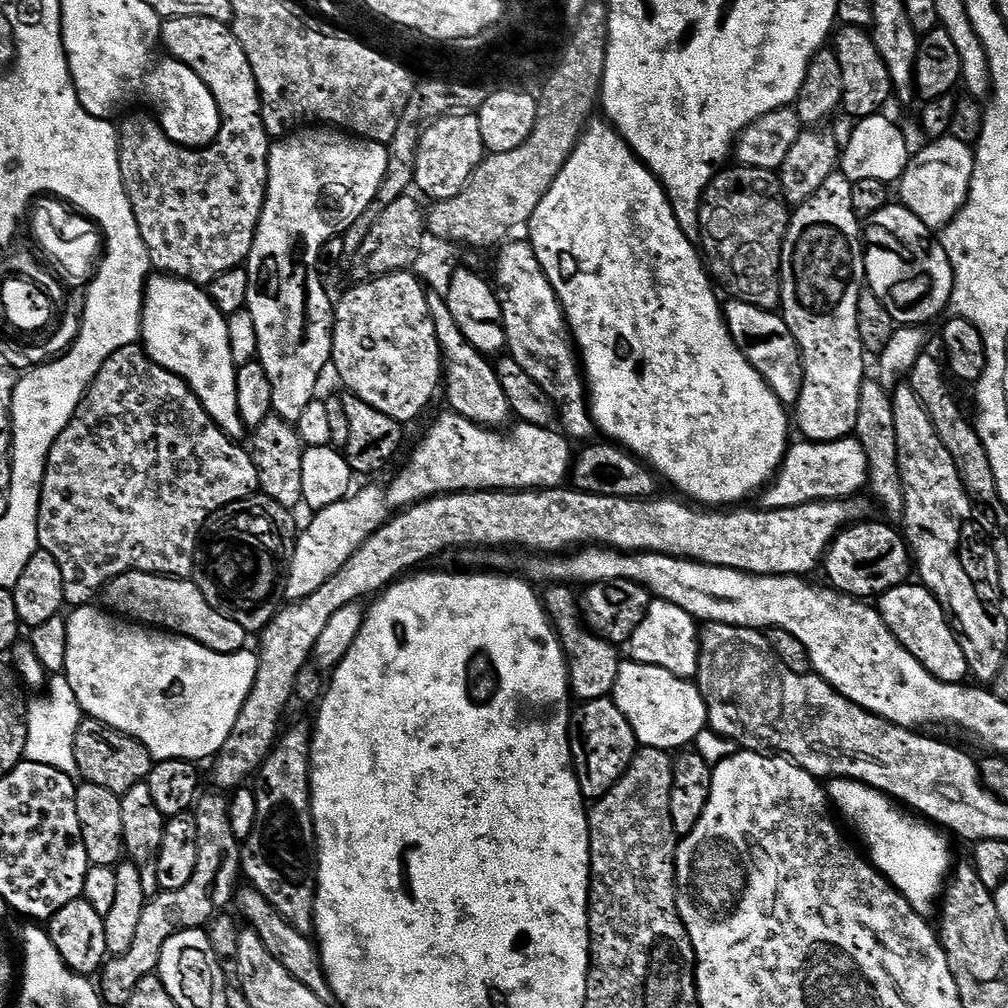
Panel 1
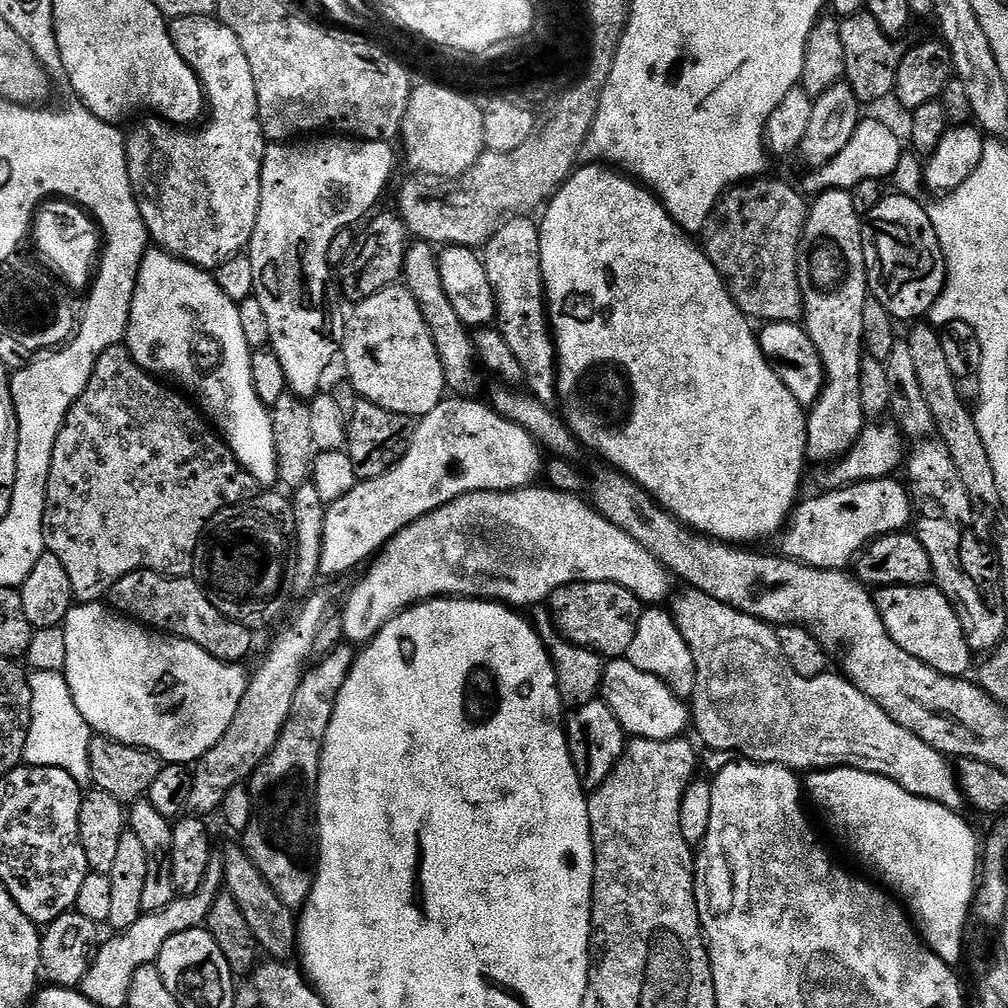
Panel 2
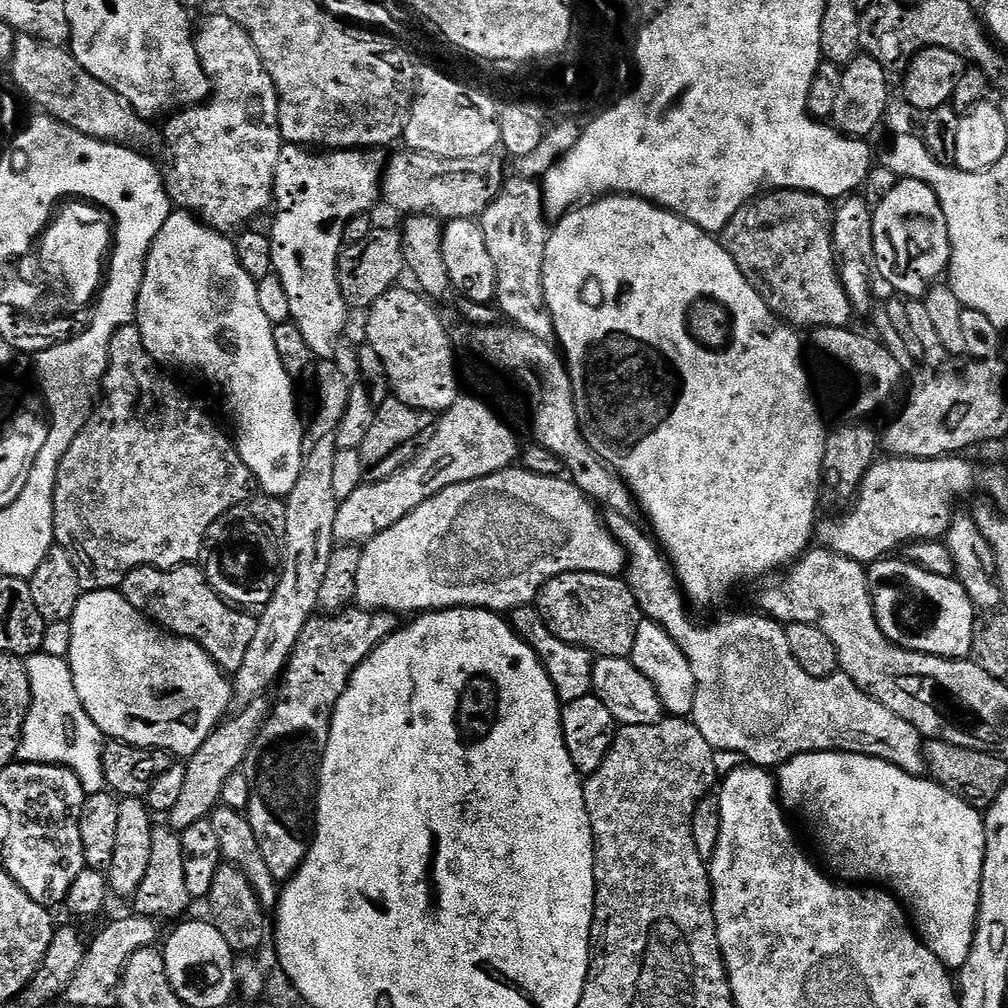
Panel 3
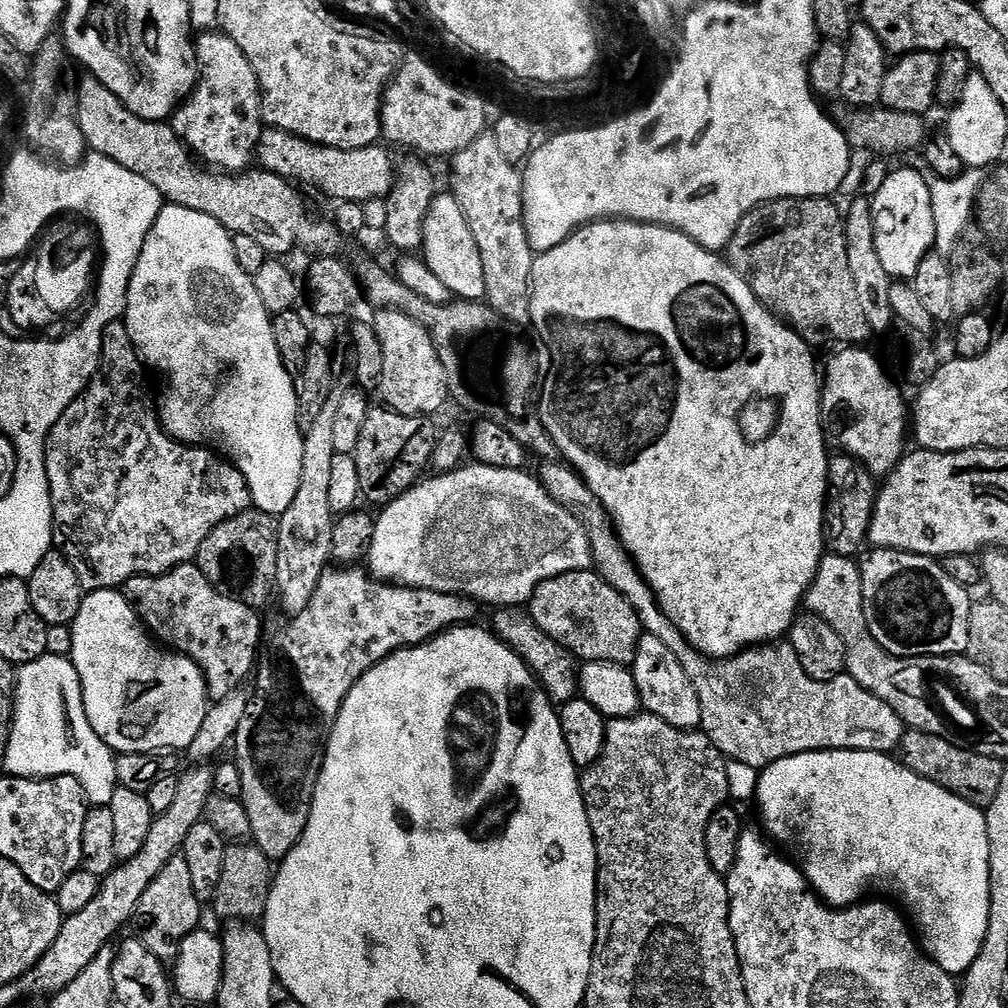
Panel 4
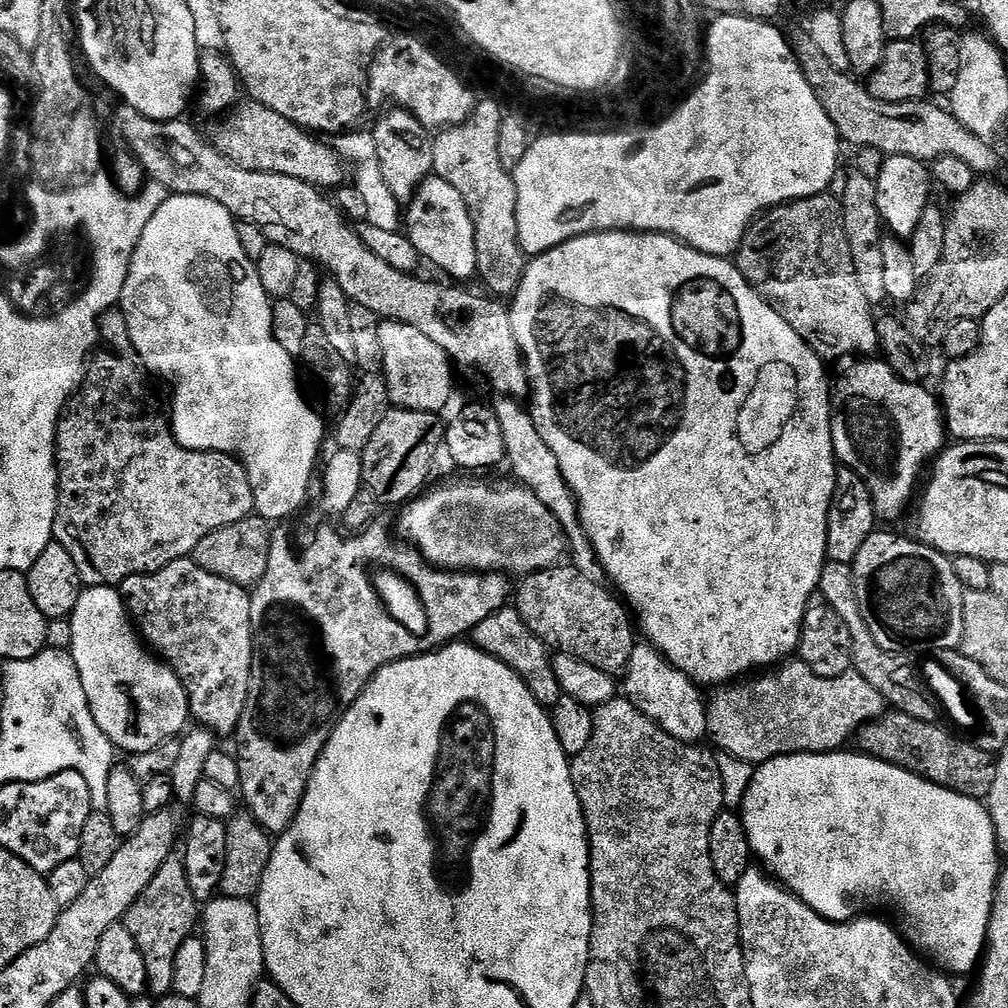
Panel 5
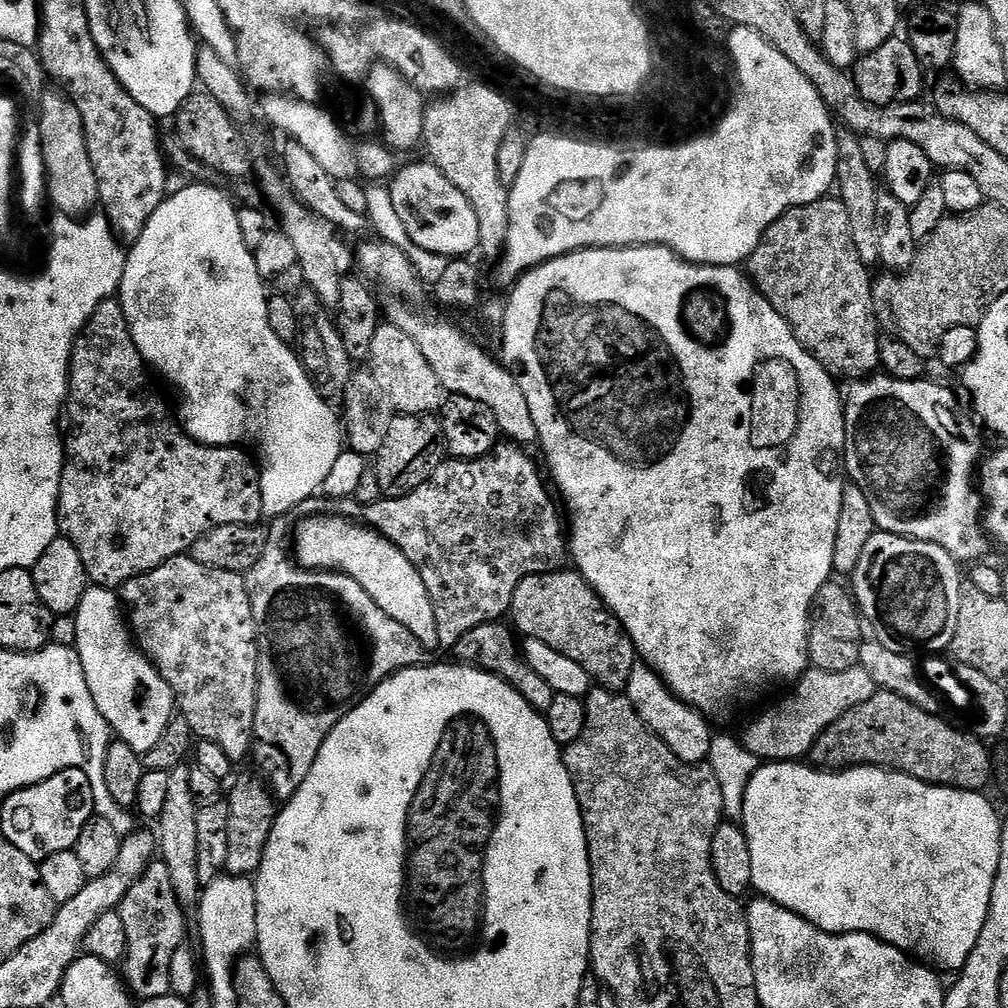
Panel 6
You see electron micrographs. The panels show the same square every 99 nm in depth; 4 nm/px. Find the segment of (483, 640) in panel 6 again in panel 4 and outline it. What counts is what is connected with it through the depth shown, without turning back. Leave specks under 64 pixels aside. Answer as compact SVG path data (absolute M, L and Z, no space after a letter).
M500 606L493 612L496 613L492 616L492 624L490 623L492 635L497 636L507 648L514 650L518 658L522 658L525 666L536 675L536 681L553 705L559 706L577 699L580 691L580 669L572 652L566 650L566 646L554 642L554 638L550 638L550 634L546 634L546 630L542 630L542 626L534 622L527 607Z

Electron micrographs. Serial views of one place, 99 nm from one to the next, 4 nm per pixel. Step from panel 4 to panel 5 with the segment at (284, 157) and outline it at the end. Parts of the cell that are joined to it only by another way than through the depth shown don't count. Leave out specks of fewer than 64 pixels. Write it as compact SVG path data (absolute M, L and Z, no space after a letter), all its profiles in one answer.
M255 102L247 103L233 108L217 123L221 124L216 128L214 143L230 163L242 170L286 174L321 190L335 190L345 183L346 164L332 146L322 144L318 141L321 139L282 118L282 114Z

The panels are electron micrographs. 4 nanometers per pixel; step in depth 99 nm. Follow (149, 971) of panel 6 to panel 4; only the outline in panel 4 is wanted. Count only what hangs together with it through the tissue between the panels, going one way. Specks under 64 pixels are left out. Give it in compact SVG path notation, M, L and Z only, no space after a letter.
M178 854L170 858L170 862L166 862L162 874L158 874L158 878L154 878L150 886L146 886L146 894L138 898L136 913L130 921L131 927L136 927L135 939L141 940L146 950L150 950L150 954L154 954L160 960L175 961L182 941L201 927L200 908L202 902L194 894L186 858Z

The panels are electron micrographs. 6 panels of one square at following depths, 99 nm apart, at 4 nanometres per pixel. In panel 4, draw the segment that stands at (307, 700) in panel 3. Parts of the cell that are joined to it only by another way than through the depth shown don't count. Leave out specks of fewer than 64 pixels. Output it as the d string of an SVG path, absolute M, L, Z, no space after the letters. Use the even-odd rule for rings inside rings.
M332 566L322 574L318 586L314 590L308 605L295 613L292 620L276 637L272 640L272 645L263 653L258 667L254 672L254 681L256 680L256 693L253 691L250 696L250 703L246 714L242 718L242 726L238 726L234 737L234 749L236 756L234 763L238 766L238 774L242 774L242 794L240 800L246 806L246 814L250 814L250 830L252 831L251 839L254 844L260 848L262 854L271 862L279 862L298 846L302 834L308 825L310 810L312 809L312 795L316 789L316 784L320 781L320 771L324 765L322 753L325 751L328 737L332 734L332 728L336 724L338 714L350 694L350 690L360 679L363 678L370 668L373 668L378 662L382 662L394 652L399 652L402 648L410 648L414 644L423 644L425 640L432 640L440 635L441 632L453 627L464 626L476 616L477 601L467 598L461 598L454 595L448 595L445 592L428 591L425 588L410 588L404 585L389 584L373 578L363 567L360 566ZM413 598L413 600L412 600ZM421 608L428 608L428 617L424 617ZM265 655L265 656L264 656Z

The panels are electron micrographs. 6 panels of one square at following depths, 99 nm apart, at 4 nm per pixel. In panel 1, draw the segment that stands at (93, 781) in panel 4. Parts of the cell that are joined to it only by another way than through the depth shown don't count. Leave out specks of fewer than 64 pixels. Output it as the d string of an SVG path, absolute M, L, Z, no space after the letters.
M56 674L47 681L46 691L41 700L32 700L28 705L28 733L24 760L42 766L54 766L62 774L76 778L80 776L78 762L74 758L74 738L82 719L80 703L74 698L67 676Z

